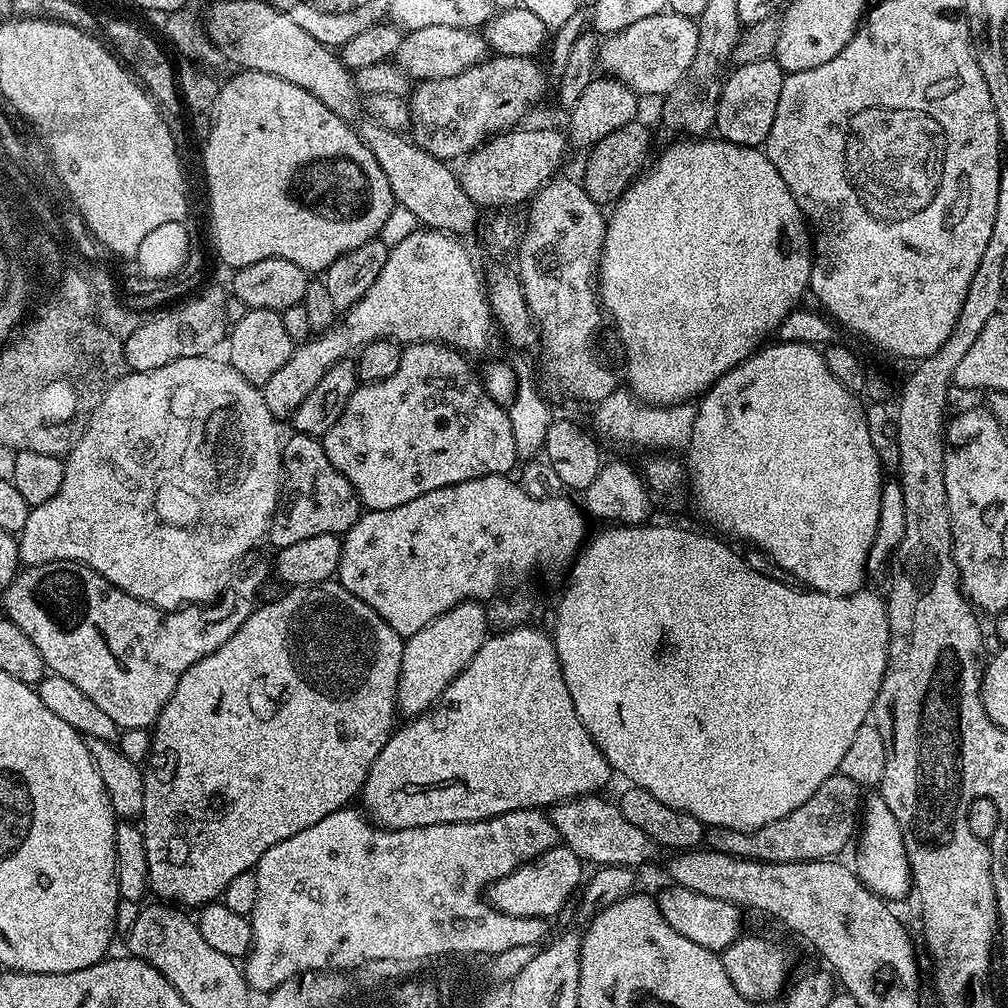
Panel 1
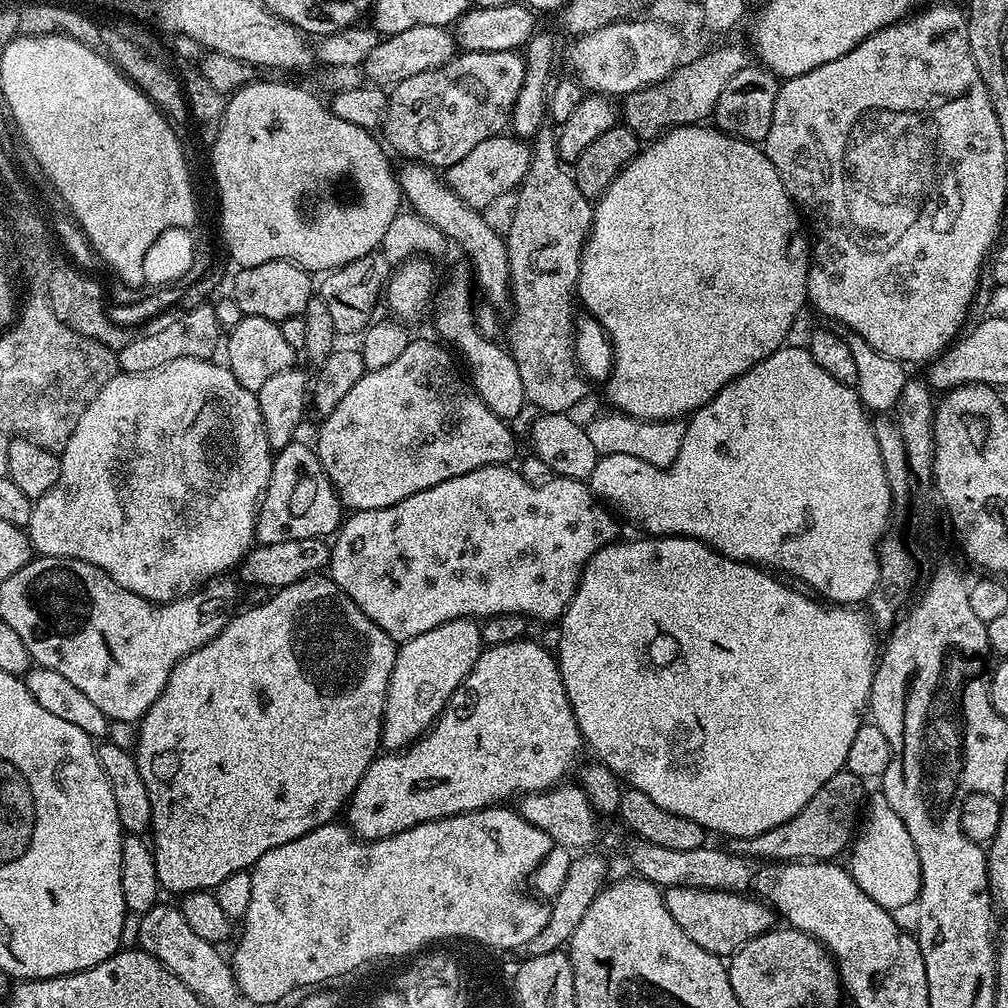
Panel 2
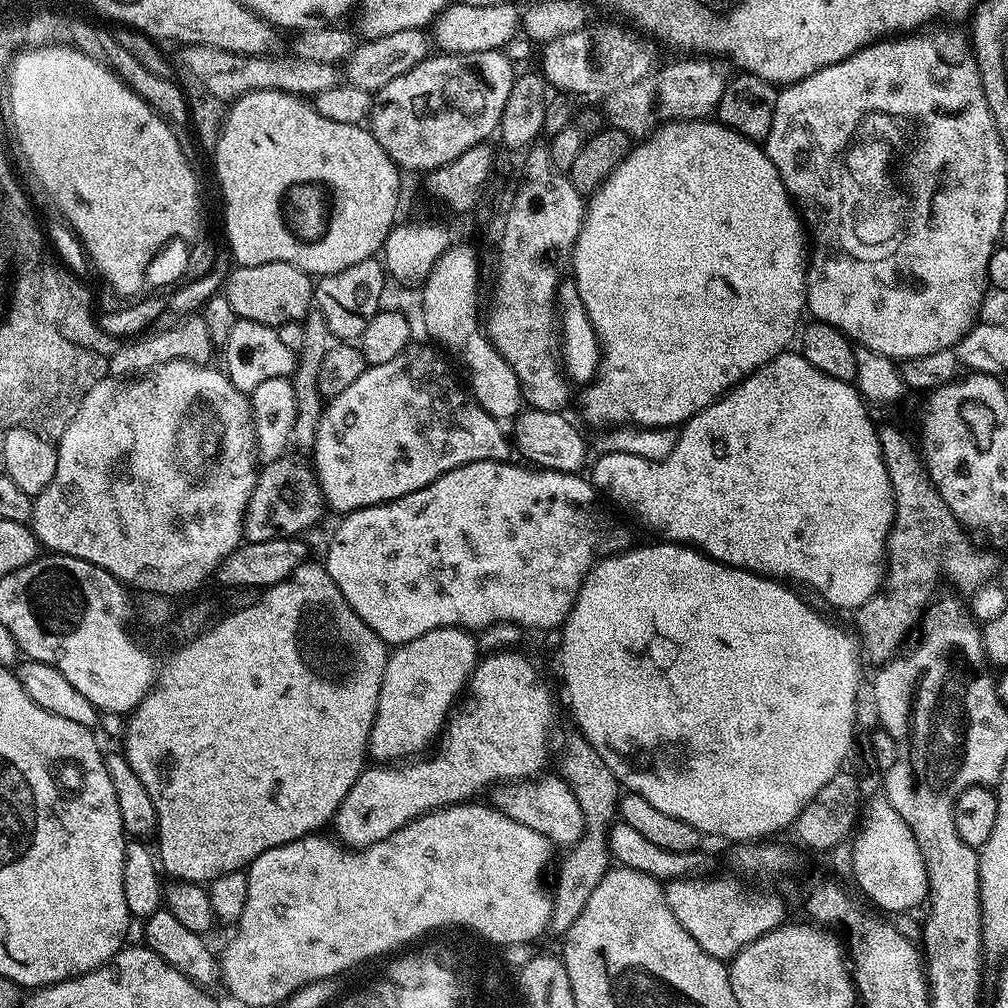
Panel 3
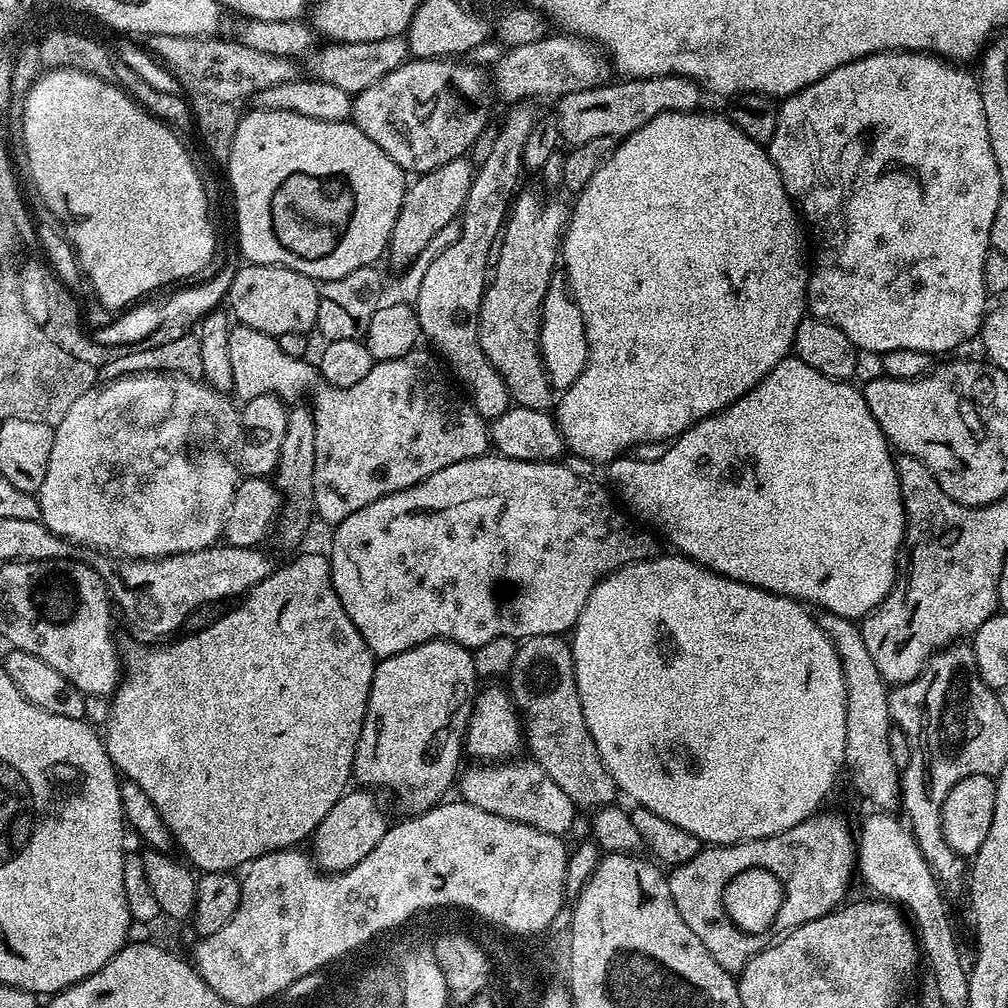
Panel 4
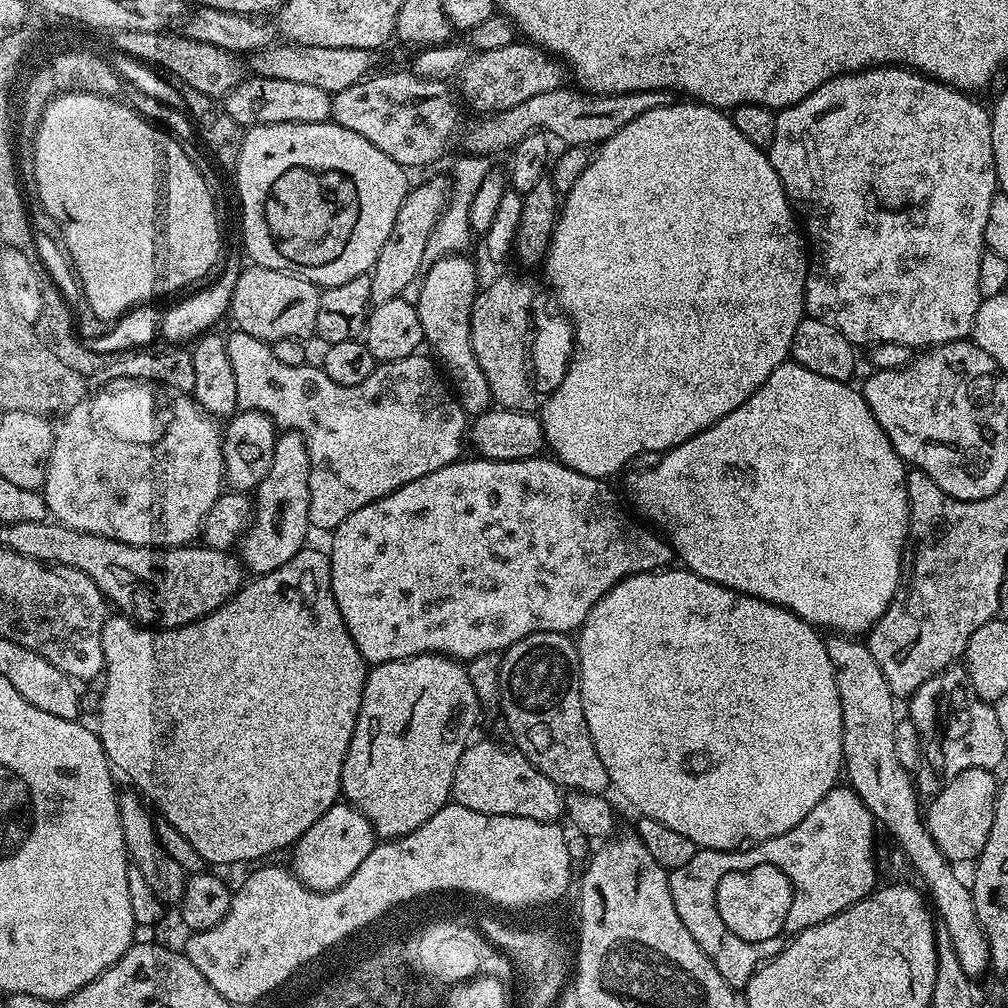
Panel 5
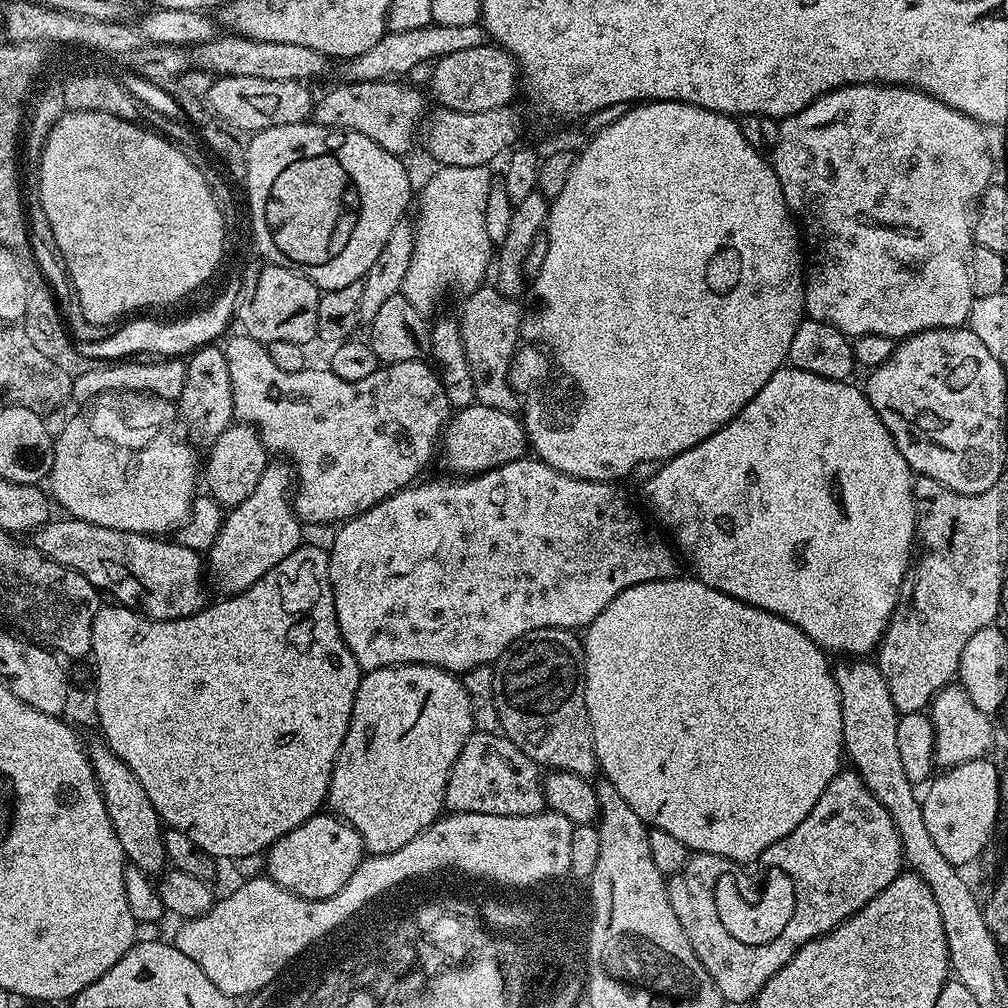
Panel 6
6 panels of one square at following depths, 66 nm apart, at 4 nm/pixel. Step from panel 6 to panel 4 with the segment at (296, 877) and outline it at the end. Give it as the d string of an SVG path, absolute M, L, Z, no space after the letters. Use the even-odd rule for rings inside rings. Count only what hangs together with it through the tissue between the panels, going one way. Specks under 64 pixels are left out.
M349 790L342 798L338 798L338 802L334 802L334 807L330 809L330 814L322 818L310 837L311 855L317 865L329 874L345 872L358 866L358 862L362 862L362 858L366 858L366 854L370 854L370 850L374 850L374 846L382 842L390 827L390 819L388 820L379 798L376 797L379 795L372 790L356 791L360 792Z

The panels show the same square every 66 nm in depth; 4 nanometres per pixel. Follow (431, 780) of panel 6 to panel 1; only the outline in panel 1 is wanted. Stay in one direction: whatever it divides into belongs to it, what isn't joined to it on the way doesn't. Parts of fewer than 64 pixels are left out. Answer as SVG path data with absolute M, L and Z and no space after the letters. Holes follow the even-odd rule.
M464 600L446 614L434 618L432 624L422 626L418 634L407 637L402 650L402 670L396 695L399 711L411 718L431 708L453 678L462 674L464 667L472 661L489 635L487 607L474 600Z

